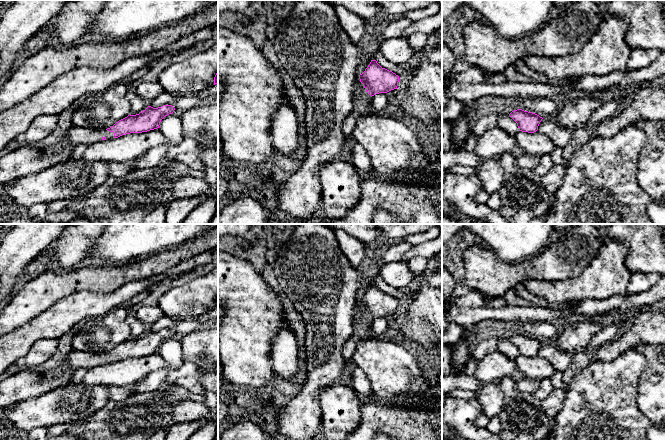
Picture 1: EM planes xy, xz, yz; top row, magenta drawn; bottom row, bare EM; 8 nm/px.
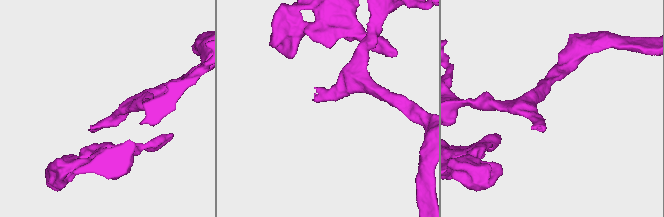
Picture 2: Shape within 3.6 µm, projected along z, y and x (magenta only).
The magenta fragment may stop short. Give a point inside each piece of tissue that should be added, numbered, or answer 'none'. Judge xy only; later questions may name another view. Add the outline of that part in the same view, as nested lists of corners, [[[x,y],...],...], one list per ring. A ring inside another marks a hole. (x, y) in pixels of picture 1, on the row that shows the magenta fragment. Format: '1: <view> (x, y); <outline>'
1: xy (75, 136); [[[74,126],[67,131],[64,142],[59,145],[58,148],[73,148],[80,144],[92,144],[95,142],[102,141],[105,137],[106,140],[112,139],[114,136],[113,132],[109,132],[106,129],[87,129]]]

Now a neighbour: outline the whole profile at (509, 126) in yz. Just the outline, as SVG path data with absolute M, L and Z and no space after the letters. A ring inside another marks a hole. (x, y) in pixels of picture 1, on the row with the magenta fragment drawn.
M500 114L497 116L498 126L507 132L511 136L515 136L516 133L519 131L517 123L515 121L507 119L506 117L510 117L509 115Z

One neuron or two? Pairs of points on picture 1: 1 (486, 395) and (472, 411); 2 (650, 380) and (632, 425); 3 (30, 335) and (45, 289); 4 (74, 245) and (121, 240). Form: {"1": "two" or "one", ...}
{"1": "two", "2": "two", "3": "two", "4": "two"}

